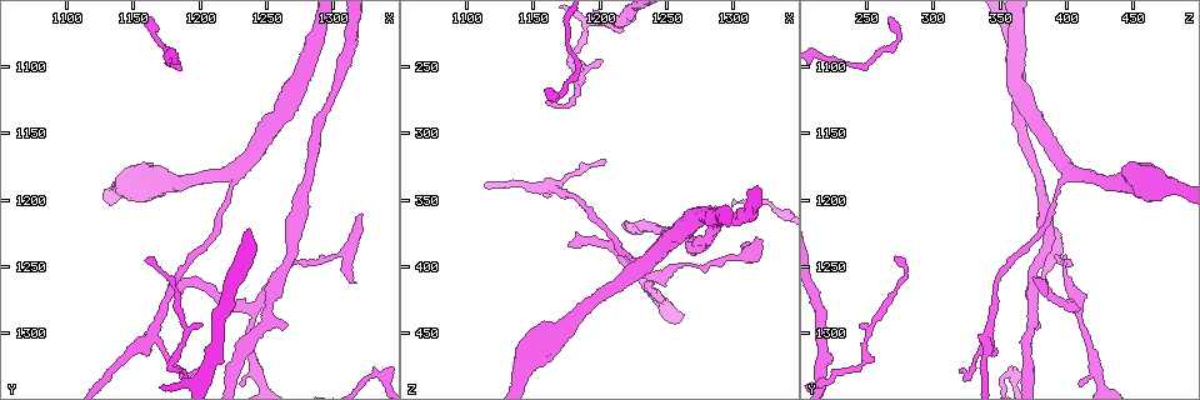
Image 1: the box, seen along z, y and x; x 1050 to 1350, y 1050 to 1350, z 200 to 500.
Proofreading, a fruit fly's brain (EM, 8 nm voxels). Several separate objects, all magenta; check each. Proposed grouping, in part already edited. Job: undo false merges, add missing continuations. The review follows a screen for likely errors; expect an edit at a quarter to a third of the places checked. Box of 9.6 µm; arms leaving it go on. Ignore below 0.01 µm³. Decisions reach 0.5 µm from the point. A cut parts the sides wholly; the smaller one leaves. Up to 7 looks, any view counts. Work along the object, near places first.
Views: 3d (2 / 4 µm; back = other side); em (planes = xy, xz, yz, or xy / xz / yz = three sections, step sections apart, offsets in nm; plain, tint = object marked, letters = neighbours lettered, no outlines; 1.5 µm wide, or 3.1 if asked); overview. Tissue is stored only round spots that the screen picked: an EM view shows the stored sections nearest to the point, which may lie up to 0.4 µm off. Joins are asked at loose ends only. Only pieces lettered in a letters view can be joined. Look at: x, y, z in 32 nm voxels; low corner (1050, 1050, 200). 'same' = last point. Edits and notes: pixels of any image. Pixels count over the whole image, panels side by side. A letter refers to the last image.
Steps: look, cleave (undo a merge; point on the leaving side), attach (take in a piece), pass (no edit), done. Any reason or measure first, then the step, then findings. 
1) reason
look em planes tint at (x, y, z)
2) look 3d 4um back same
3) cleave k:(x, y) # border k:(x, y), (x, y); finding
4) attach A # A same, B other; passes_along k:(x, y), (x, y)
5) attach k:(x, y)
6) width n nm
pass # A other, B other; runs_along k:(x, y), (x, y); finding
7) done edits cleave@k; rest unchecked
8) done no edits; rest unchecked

tapers out
look 3d 4um at (1164, 1242, 272)

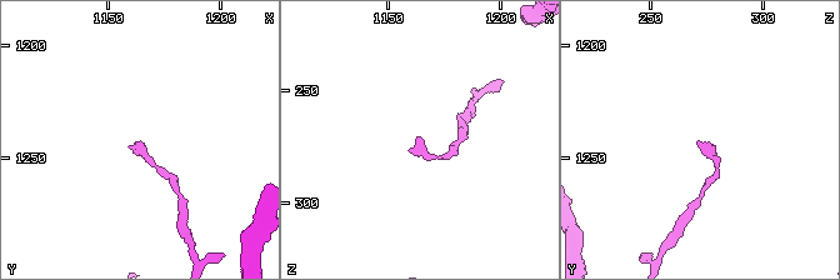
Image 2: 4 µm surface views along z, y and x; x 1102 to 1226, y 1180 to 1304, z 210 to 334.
look em planes letters at (1163, 1243, 272)

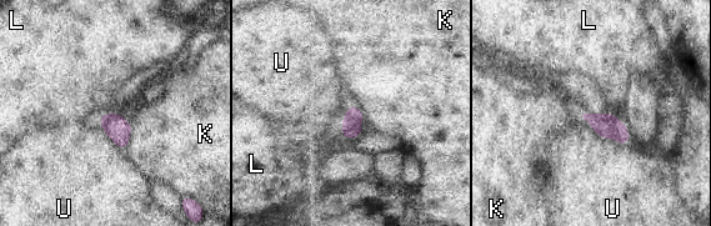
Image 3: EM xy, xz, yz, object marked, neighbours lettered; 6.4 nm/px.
pass # K other, L other, U other; no lettered piece goes on from it

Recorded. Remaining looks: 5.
sharp bend
look 3d 4um at (1170, 1080, 276)

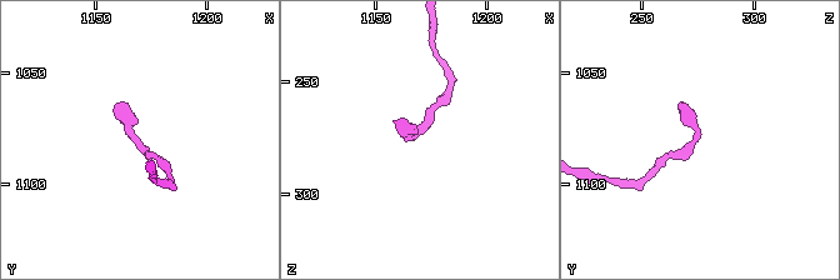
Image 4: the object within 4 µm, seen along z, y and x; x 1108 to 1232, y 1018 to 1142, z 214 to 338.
need the tissue
look em planes letters at (1168, 1078, 273)

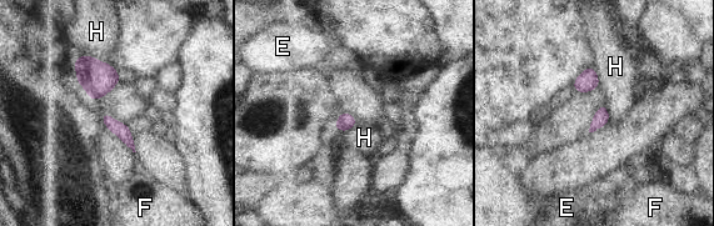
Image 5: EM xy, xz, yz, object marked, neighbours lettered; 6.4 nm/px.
pass # E other, F other, H other; border 5:(75, 55), (93, 55), (111, 66); continuous, no second cell

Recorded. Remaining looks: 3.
branch stops here
look em planes letters at (1264, 1296, 380)

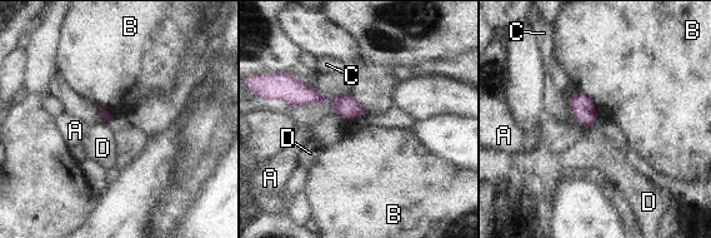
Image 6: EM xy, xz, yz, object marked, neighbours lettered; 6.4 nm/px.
longest_contact A 300 nm
pass # A other, B other, C other, D other; runs_along 6:(290, 98), (330, 99), (362, 113); none of them fits

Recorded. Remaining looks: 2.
done no edits; rest unchecked

